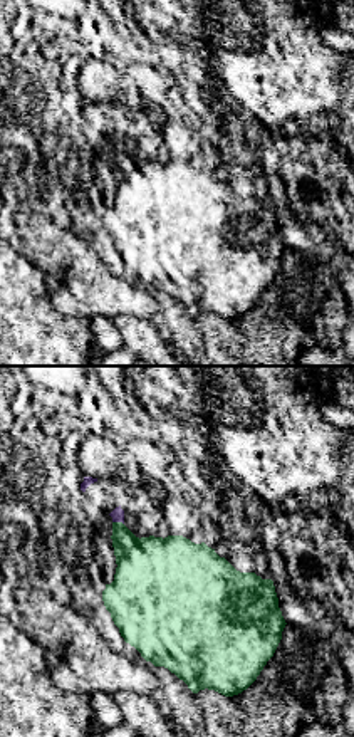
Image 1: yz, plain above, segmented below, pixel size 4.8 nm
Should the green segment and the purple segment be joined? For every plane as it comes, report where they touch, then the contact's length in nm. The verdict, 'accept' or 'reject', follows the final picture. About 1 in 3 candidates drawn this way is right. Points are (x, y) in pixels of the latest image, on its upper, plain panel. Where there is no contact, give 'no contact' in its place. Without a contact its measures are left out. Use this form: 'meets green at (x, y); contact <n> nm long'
meets green at (118, 146); contact 60 nm long

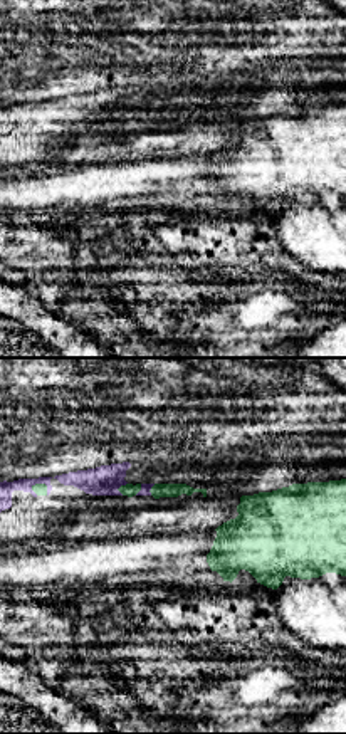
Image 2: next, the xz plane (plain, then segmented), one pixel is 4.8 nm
meets green at (120, 111); contact 70 nm long

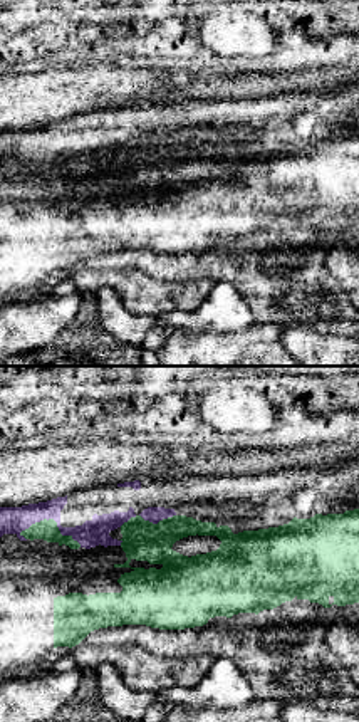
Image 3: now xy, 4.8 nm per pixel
meets green at (52, 143); contact 320 nm long

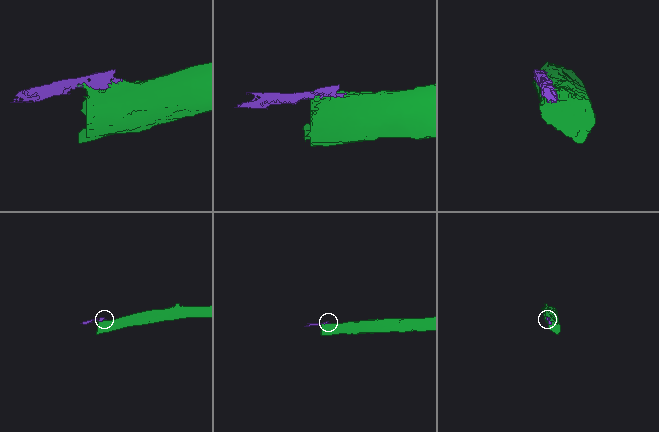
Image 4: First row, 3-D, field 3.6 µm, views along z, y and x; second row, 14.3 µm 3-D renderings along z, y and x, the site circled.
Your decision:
reject

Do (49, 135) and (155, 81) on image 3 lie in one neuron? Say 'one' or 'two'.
two

